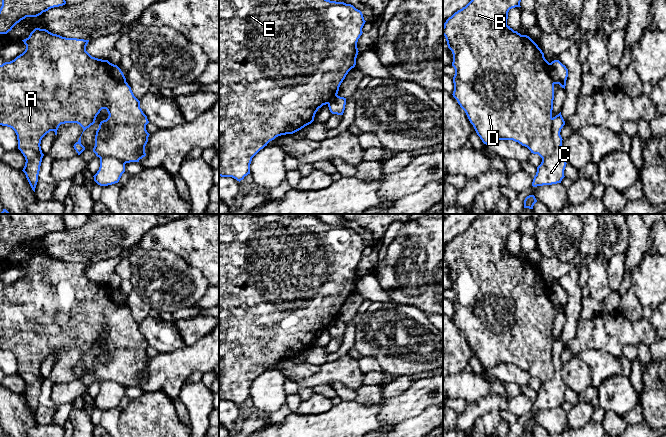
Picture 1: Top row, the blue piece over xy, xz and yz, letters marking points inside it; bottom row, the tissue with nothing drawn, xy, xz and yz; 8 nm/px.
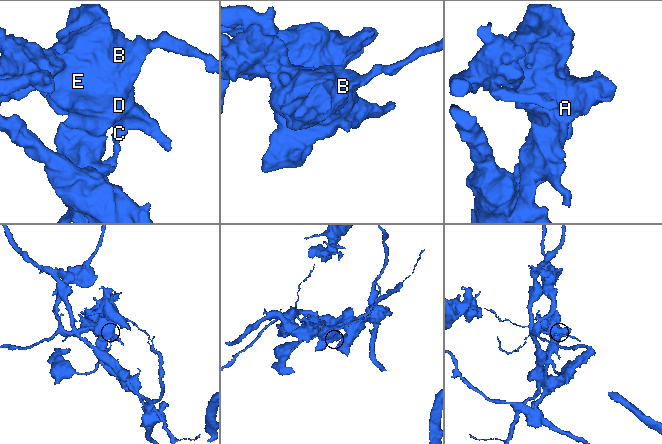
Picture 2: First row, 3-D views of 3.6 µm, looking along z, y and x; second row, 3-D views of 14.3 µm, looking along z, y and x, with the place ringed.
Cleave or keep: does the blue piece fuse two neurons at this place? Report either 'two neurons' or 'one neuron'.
two neurons

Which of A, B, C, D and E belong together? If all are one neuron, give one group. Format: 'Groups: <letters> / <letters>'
Groups: A B D E / C

